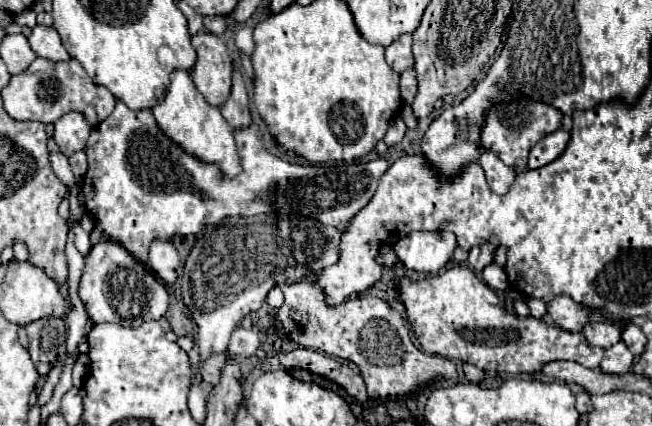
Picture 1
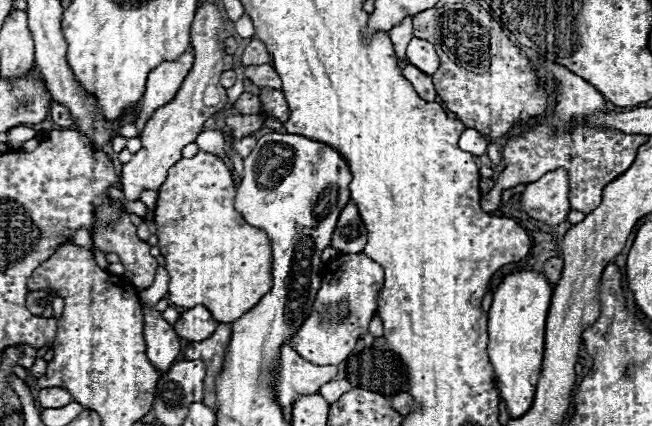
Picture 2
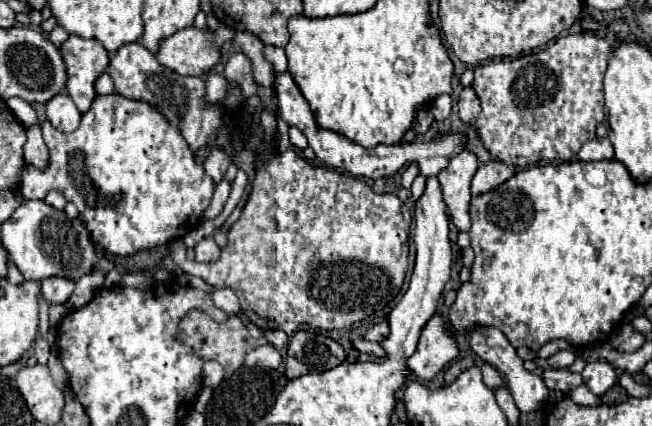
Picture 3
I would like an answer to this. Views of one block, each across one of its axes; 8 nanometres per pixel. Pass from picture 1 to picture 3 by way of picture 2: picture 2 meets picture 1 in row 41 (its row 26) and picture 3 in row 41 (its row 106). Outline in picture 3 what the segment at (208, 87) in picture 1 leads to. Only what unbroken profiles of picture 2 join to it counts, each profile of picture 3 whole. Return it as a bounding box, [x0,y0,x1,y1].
[156,26,234,76]

